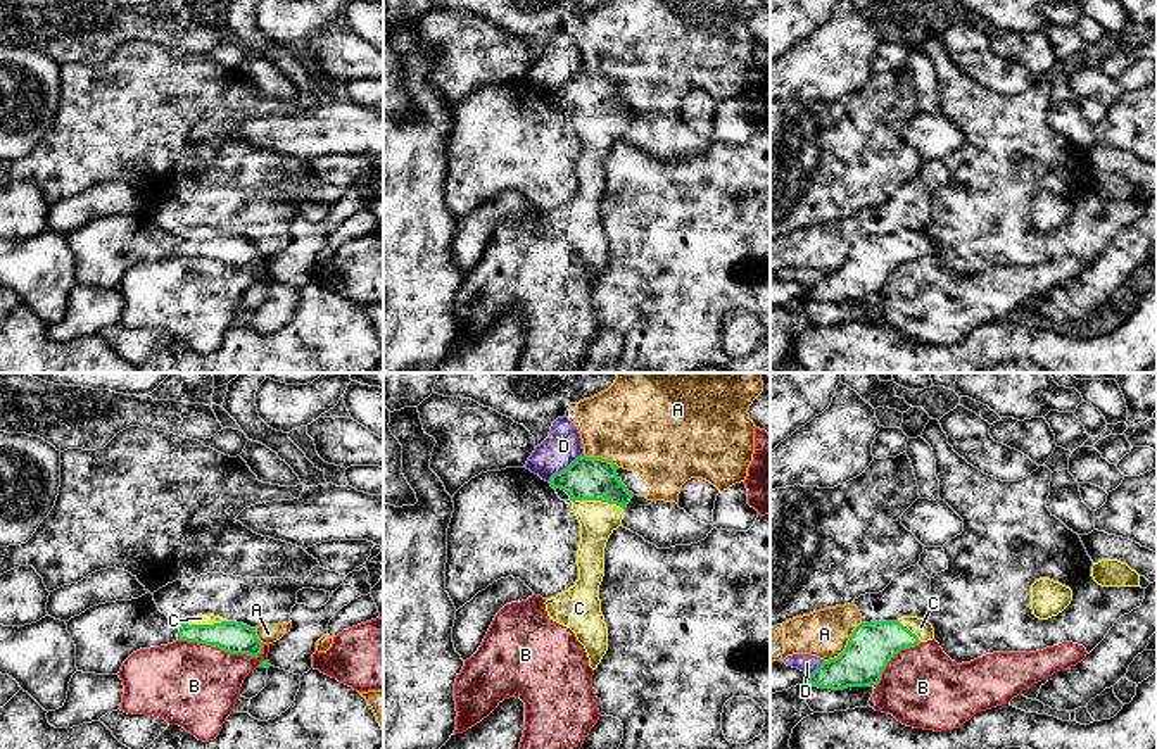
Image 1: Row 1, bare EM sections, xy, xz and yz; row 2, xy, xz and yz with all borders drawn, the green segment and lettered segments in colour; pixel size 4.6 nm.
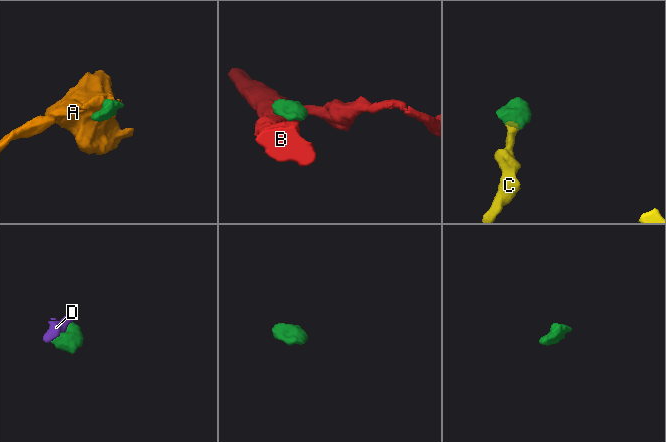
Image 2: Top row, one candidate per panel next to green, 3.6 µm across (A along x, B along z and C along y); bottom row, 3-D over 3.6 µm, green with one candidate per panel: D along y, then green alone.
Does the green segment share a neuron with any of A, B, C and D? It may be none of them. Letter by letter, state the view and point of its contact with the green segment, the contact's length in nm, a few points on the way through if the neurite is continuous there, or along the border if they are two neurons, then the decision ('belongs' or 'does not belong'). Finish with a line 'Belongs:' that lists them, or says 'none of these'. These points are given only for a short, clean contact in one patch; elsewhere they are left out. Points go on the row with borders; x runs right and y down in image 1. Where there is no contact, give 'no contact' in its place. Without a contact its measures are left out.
A: yz (847, 646) | 260 nm | does not belong
B: xy (221, 649) | 400 nm | does not belong
C: xz (598, 499) | 240 nm | across xz (587, 478), (598, 499), (598, 520) | belongs
D: xz (567, 468) | 200 nm | does not belong
Belongs: C

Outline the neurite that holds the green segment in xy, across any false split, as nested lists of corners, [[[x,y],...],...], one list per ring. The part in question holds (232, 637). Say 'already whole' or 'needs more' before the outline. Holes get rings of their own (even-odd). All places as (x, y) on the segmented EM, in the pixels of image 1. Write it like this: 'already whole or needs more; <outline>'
needs more; [[[197,614],[180,626],[178,640],[205,644],[230,654],[262,654],[262,642],[256,630],[214,614]]]

